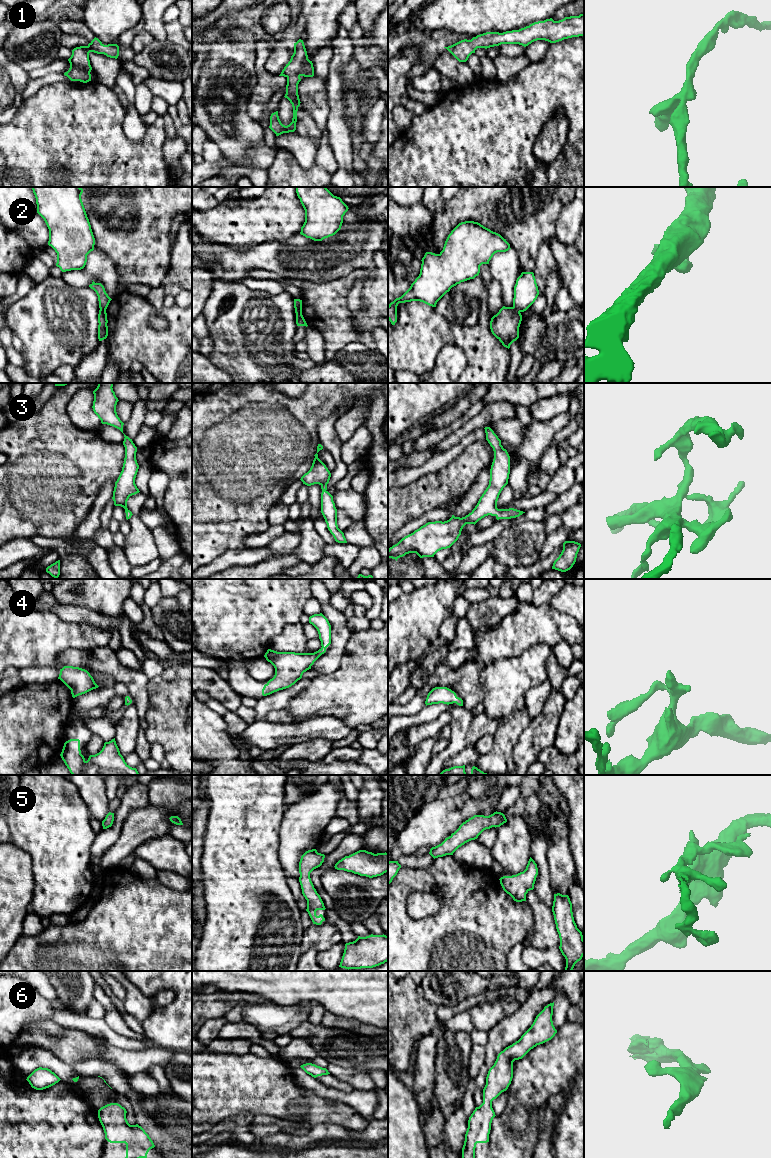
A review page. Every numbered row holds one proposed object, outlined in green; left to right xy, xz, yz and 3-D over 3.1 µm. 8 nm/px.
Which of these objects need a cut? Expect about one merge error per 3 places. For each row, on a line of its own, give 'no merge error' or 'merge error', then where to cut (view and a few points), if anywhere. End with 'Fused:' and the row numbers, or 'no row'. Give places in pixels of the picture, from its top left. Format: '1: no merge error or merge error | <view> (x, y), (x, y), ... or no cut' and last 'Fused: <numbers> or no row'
1: no merge error | no cut
2: merge error | yz (512, 307), (519, 312)
3: no merge error | no cut
4: no merge error | no cut
5: no merge error | no cut
6: no merge error | no cut
Fused: 2

